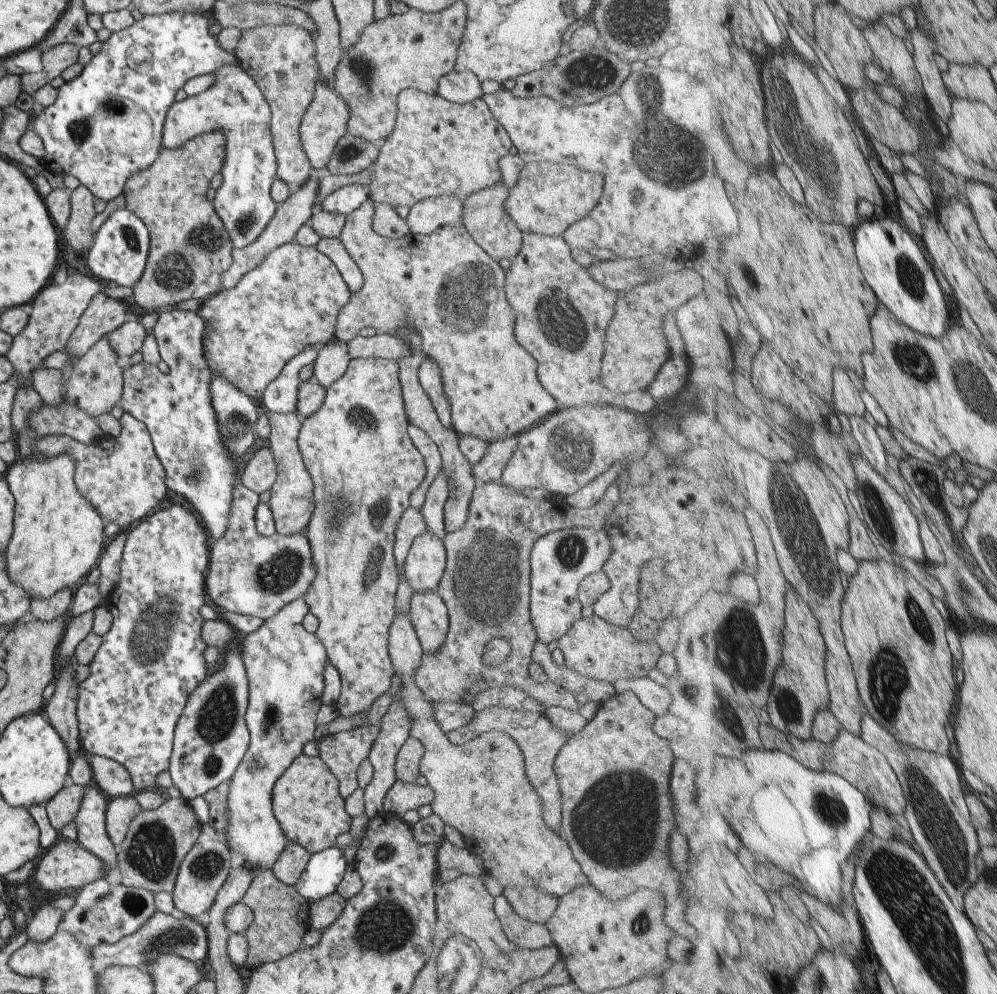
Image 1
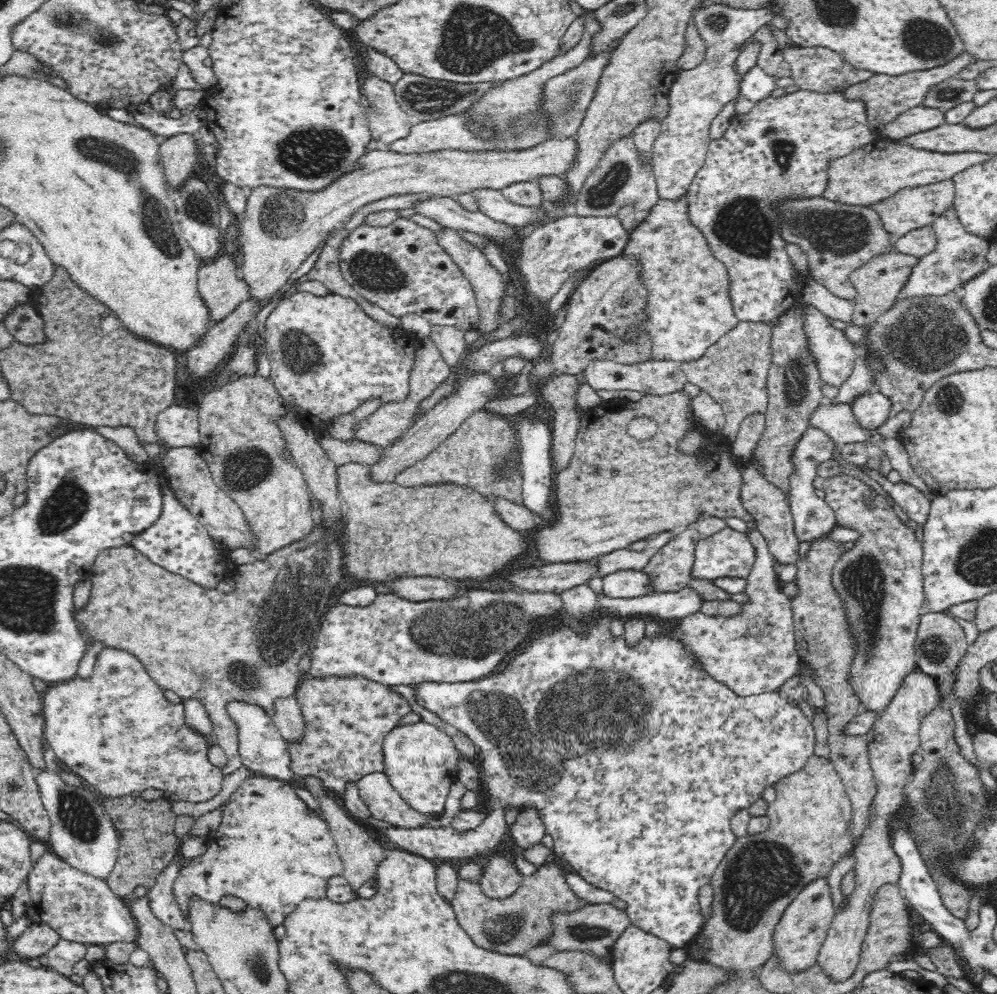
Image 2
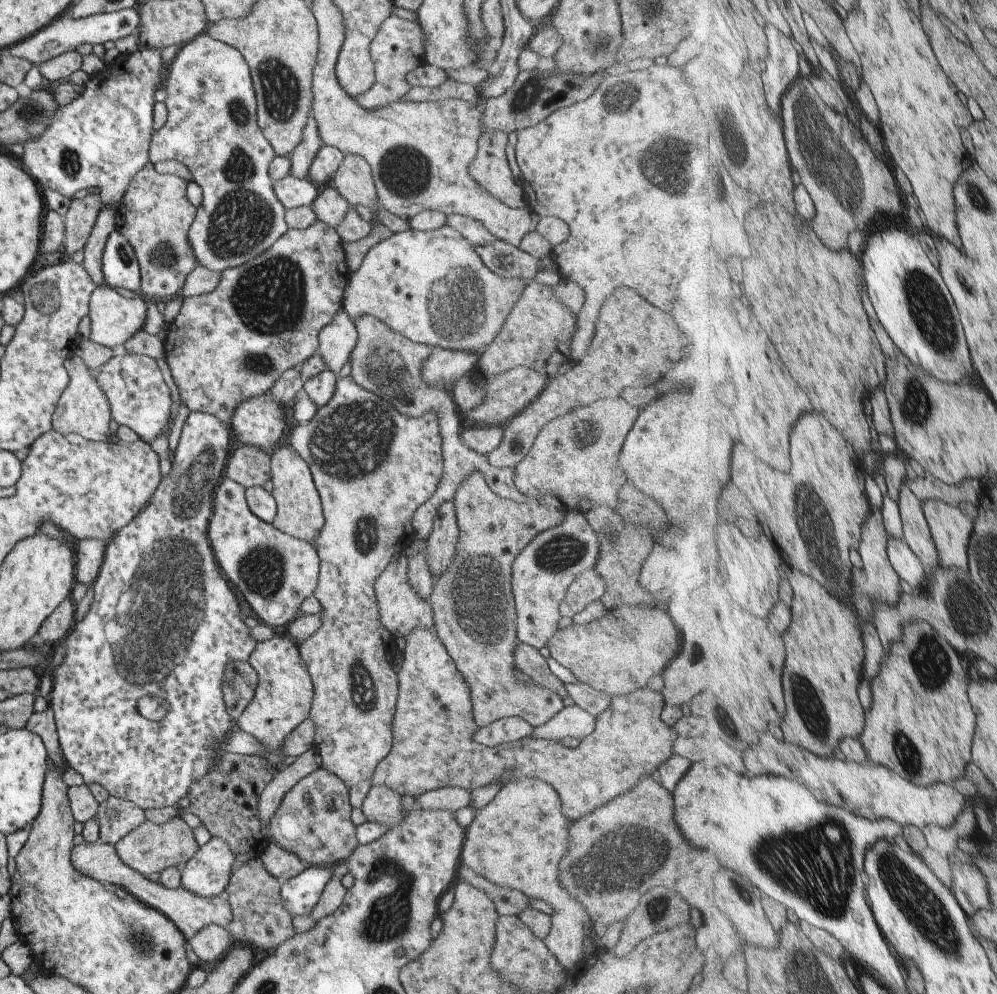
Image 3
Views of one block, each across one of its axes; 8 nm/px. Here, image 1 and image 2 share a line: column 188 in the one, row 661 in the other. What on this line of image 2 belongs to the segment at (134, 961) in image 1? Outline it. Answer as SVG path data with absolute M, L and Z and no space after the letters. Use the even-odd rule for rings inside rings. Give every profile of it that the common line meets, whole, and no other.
M923 611L915 644L917 670L942 681L956 670L958 662L966 654L967 648L964 629L953 617L942 613L942 611Z

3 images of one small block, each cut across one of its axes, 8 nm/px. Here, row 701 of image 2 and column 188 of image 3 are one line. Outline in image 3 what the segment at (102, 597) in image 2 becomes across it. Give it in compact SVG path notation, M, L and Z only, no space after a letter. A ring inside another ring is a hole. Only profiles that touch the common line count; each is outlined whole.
M149 162L134 176L121 205L116 208L116 230L134 248L142 276L138 294L145 300L160 302L180 298L187 276L199 266L189 242L197 208L187 198L188 184L180 176L160 175Z

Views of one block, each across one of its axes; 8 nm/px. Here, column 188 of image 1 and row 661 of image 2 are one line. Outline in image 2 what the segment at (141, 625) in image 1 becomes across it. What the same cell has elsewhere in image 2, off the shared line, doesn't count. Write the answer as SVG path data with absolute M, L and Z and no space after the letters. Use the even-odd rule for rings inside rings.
M594 607L588 630L576 632L567 625L541 625L536 628L527 646L510 662L510 686L504 676L484 677L470 682L436 683L428 681L412 686L416 690L416 703L438 715L440 720L464 733L478 748L477 765L484 774L484 784L488 790L490 813L480 826L466 832L456 832L452 827L388 827L374 830L380 841L396 849L404 849L414 855L423 856L433 862L444 858L474 859L488 856L498 848L502 836L506 834L507 822L504 812L513 806L518 812L526 807L534 807L544 821L546 832L553 838L553 851L566 860L586 882L592 886L611 892L616 898L626 902L626 913L630 923L652 934L672 947L684 948L698 936L705 923L700 913L699 890L708 885L711 876L724 860L737 836L730 829L730 818L736 812L747 809L760 799L766 786L773 786L779 780L798 772L810 756L814 755L815 729L798 705L791 700L784 700L776 690L754 696L738 696L725 684L714 680L703 668L695 656L683 648L683 644L674 634L661 627L662 632L654 638L642 638L638 644L627 644L623 635L612 639L610 633L611 616L600 608Z

